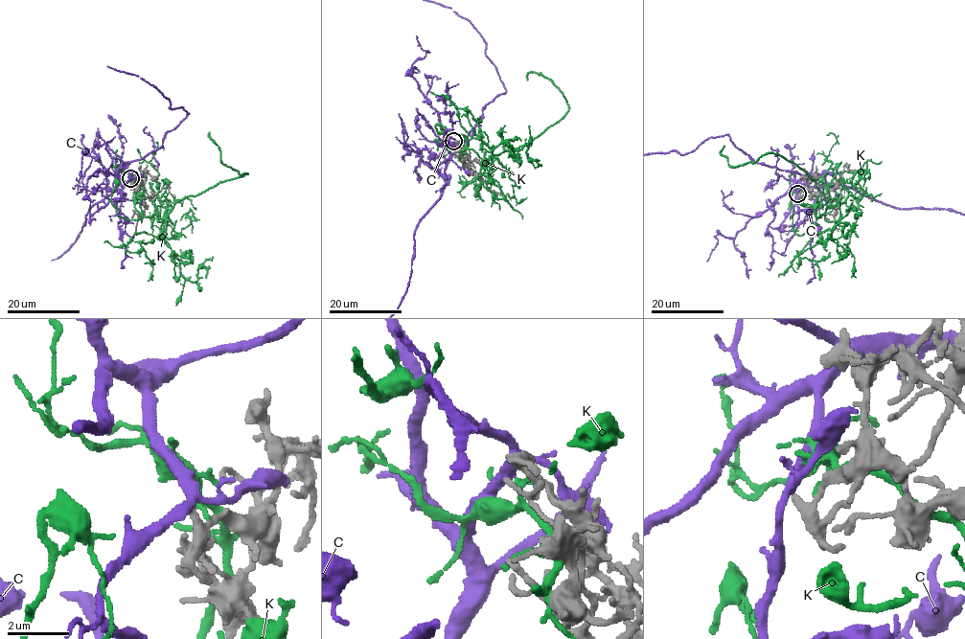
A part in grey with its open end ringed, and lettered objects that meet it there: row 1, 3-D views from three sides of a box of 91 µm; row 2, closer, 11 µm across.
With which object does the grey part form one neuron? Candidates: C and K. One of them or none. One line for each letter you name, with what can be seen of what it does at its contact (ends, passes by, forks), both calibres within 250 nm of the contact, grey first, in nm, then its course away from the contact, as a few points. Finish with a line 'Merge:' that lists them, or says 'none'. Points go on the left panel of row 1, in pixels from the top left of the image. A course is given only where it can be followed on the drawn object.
Merge: none

